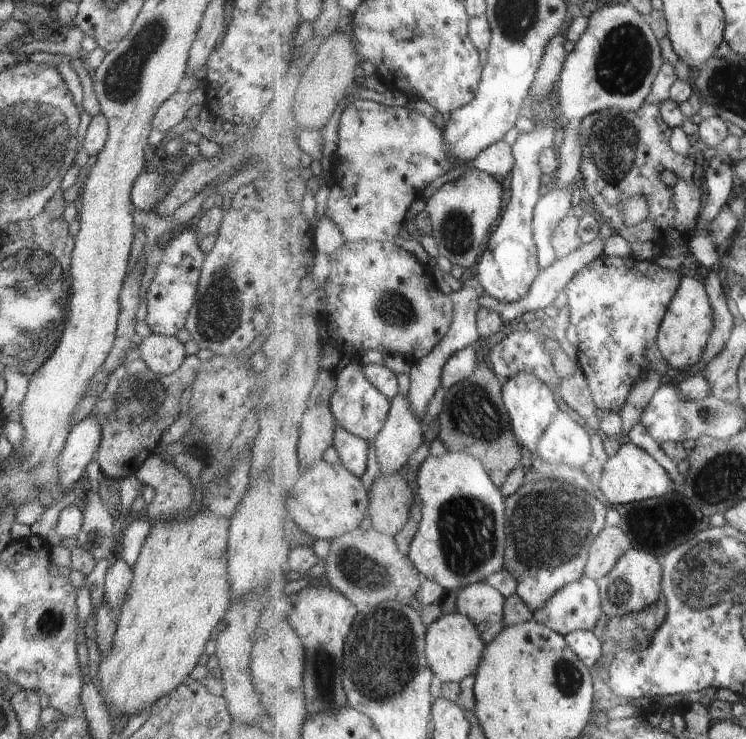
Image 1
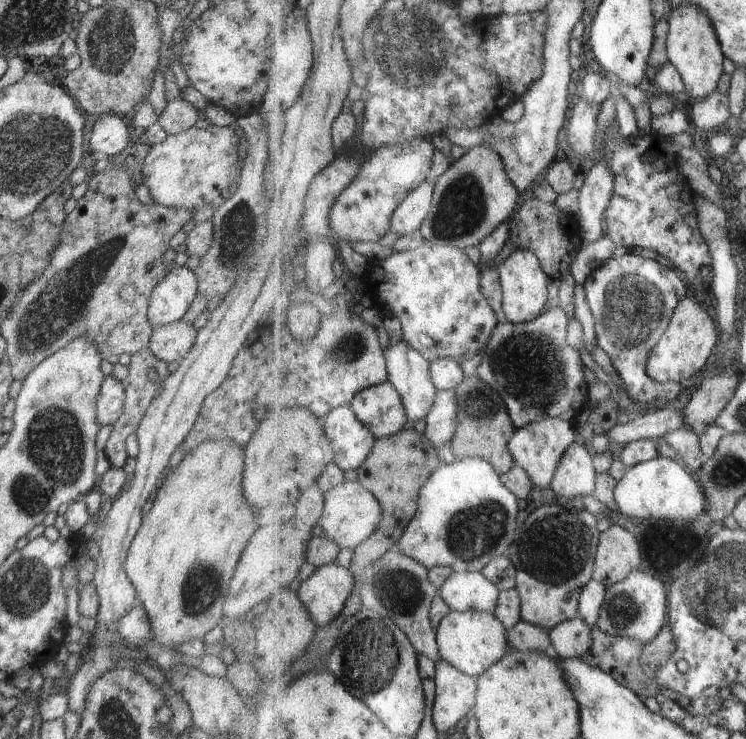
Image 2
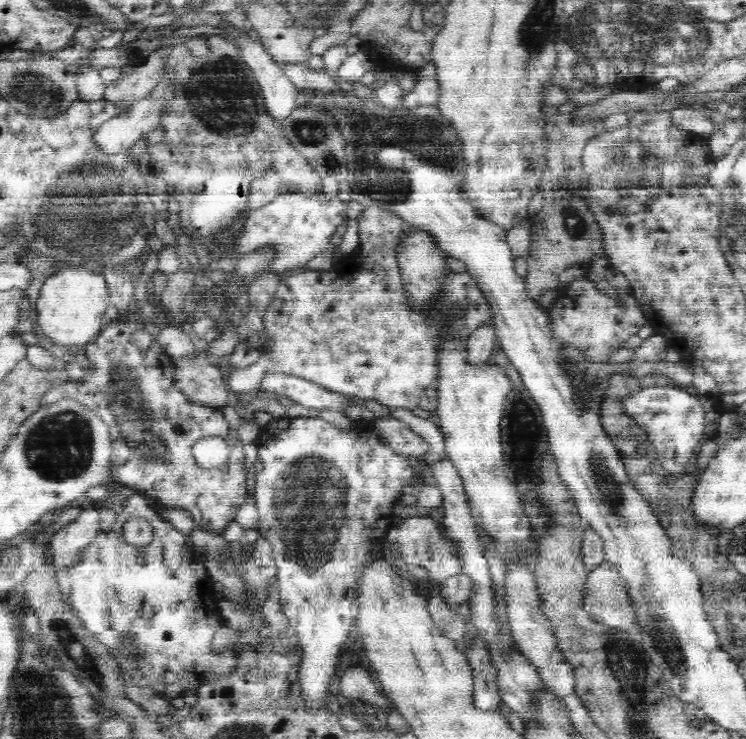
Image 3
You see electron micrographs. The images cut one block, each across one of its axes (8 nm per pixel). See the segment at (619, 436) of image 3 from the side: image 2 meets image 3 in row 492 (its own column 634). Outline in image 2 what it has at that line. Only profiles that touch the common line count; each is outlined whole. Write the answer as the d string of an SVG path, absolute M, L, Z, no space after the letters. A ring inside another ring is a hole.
M670 622L666 623L658 638L648 644L628 636L616 638L613 634L604 632L598 625L593 627L593 637L595 643L591 653L594 656L596 666L613 675L624 686L630 687L634 692L637 692L643 701L652 698L652 696L660 696L664 692L656 674L658 674L658 670L662 666L667 665L672 658L672 654L676 652L676 636L672 634Z

